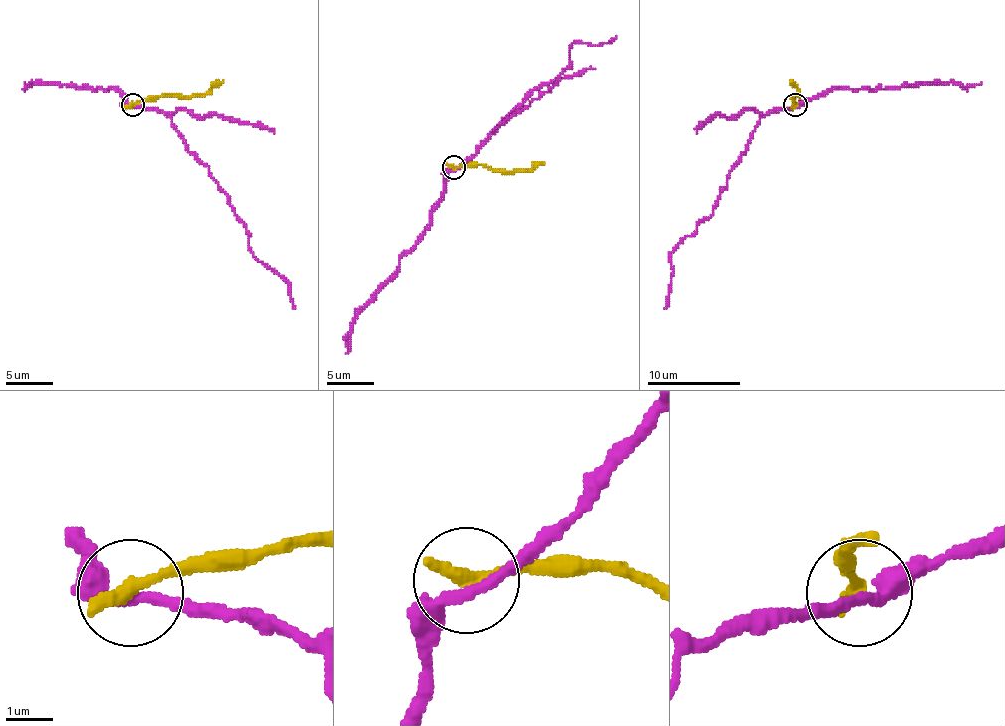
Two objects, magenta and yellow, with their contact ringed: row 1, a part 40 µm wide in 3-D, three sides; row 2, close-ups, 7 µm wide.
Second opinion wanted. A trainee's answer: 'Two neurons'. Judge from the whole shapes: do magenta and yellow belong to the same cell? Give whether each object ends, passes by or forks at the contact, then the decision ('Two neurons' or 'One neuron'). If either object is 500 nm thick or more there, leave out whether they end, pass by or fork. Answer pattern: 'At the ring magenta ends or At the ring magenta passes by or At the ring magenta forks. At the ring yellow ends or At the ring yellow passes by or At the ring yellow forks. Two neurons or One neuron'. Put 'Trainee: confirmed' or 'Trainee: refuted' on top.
Trainee: confirmed
At the ring magenta passes by. At the ring yellow ends. Two neurons

